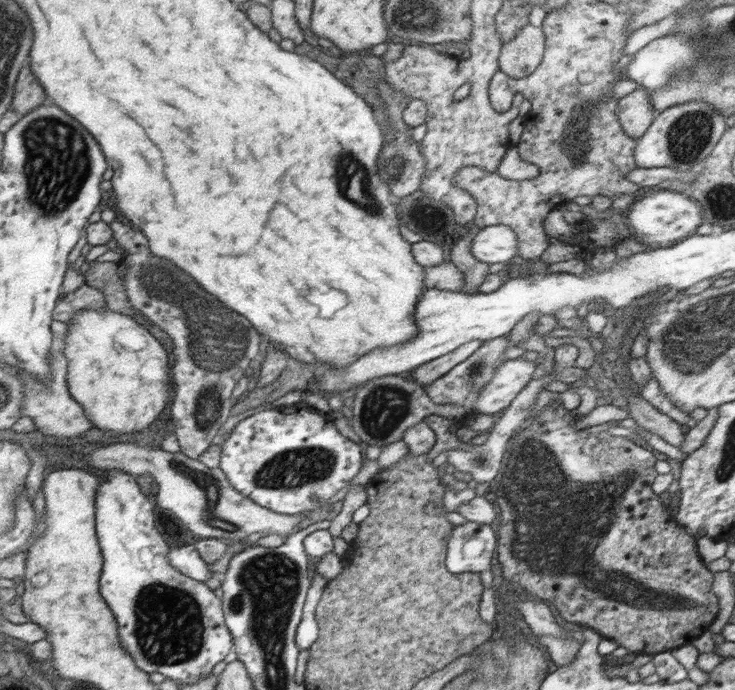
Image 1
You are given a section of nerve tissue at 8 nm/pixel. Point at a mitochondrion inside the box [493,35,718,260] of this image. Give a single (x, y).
(576, 138)

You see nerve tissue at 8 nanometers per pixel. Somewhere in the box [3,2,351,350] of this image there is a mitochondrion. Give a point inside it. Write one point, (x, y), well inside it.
(56, 162)

